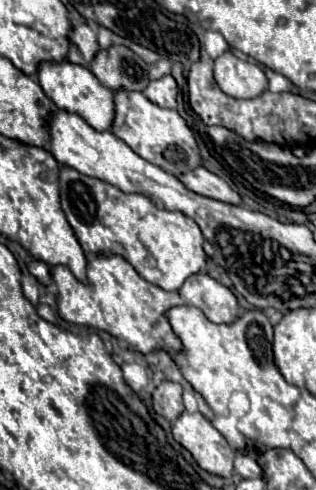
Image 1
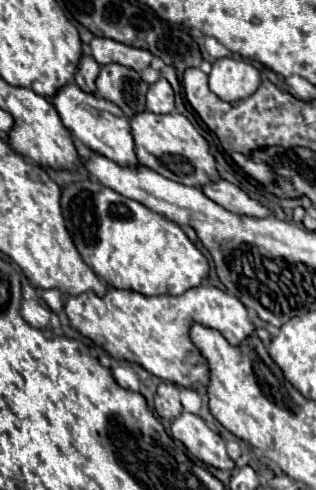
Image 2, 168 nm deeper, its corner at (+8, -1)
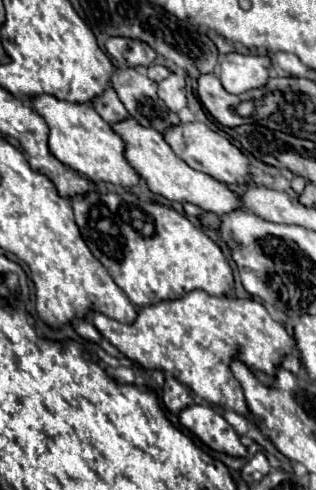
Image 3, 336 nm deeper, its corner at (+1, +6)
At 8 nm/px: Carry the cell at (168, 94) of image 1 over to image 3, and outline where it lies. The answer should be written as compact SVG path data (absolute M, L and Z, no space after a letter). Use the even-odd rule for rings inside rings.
M171 74L167 80L159 82L159 98L171 108L173 112L179 112L187 106L185 100L185 80L177 74Z

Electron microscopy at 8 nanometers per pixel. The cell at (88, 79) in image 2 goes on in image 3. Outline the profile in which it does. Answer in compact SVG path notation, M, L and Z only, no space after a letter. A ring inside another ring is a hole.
M107 88L107 92L103 92L101 96L97 96L91 104L97 110L97 114L105 122L109 122L109 124L117 124L117 122L123 122L123 120L131 118L129 112L125 110L125 106L121 104L121 100L117 98L117 94L115 94L113 88Z

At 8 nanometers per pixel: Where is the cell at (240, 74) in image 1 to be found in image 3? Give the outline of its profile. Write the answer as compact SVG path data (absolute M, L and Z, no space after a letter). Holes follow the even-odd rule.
M231 52L221 62L221 84L229 94L243 94L247 90L267 84L271 60L267 56Z

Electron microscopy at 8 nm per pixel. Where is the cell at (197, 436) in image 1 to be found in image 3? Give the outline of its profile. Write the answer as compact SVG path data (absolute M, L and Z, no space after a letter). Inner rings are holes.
M191 404L179 414L181 424L191 430L201 442L217 452L245 458L247 448L241 444L235 428L209 404Z

